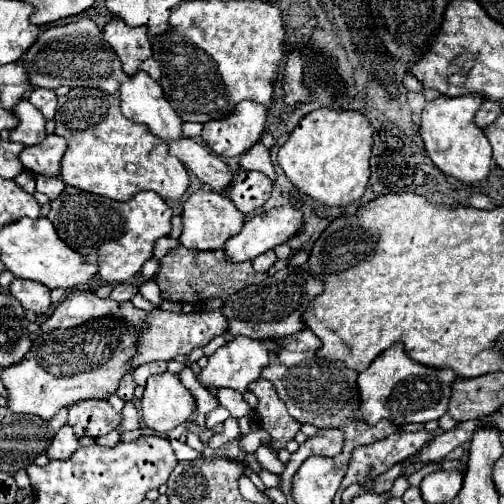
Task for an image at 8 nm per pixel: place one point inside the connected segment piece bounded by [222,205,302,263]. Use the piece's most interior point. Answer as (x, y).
(263, 232)

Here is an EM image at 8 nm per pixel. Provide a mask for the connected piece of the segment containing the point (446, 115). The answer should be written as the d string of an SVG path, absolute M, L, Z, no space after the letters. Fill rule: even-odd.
M464 95L464 97L438 97L428 101L422 111L420 133L426 145L426 153L432 159L434 167L444 175L454 177L462 185L474 185L476 181L484 181L492 167L492 147L480 127L474 125L474 113L478 111L484 97L480 95Z

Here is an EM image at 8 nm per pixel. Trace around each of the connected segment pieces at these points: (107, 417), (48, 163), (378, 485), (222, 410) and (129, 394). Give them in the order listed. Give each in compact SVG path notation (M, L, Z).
M86 399L80 403L74 403L68 409L68 425L74 429L78 437L88 435L88 437L100 437L110 431L114 431L120 423L120 413L112 409L108 401L96 401L96 399Z
M54 133L54 135L48 135L42 143L26 147L20 153L20 161L32 173L58 175L62 153L66 153L66 141L64 137L58 137Z
M398 463L398 465L394 465L388 473L380 475L380 477L374 481L374 493L384 493L384 491L388 491L388 489L394 485L396 477L400 475L400 471L402 471L402 465Z
M220 405L214 411L211 411L210 413L208 413L208 415L206 415L206 426L209 429L212 429L218 424L223 423L225 419L229 416L230 412L225 407Z
M126 373L118 385L118 391L116 395L122 399L122 401L130 401L134 397L134 389L136 389L136 383L132 379L132 373Z

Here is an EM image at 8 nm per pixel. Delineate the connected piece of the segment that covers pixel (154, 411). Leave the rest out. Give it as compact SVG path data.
M162 373L152 375L146 383L144 397L140 401L142 421L158 435L166 435L192 413L194 397L180 383L178 375Z

